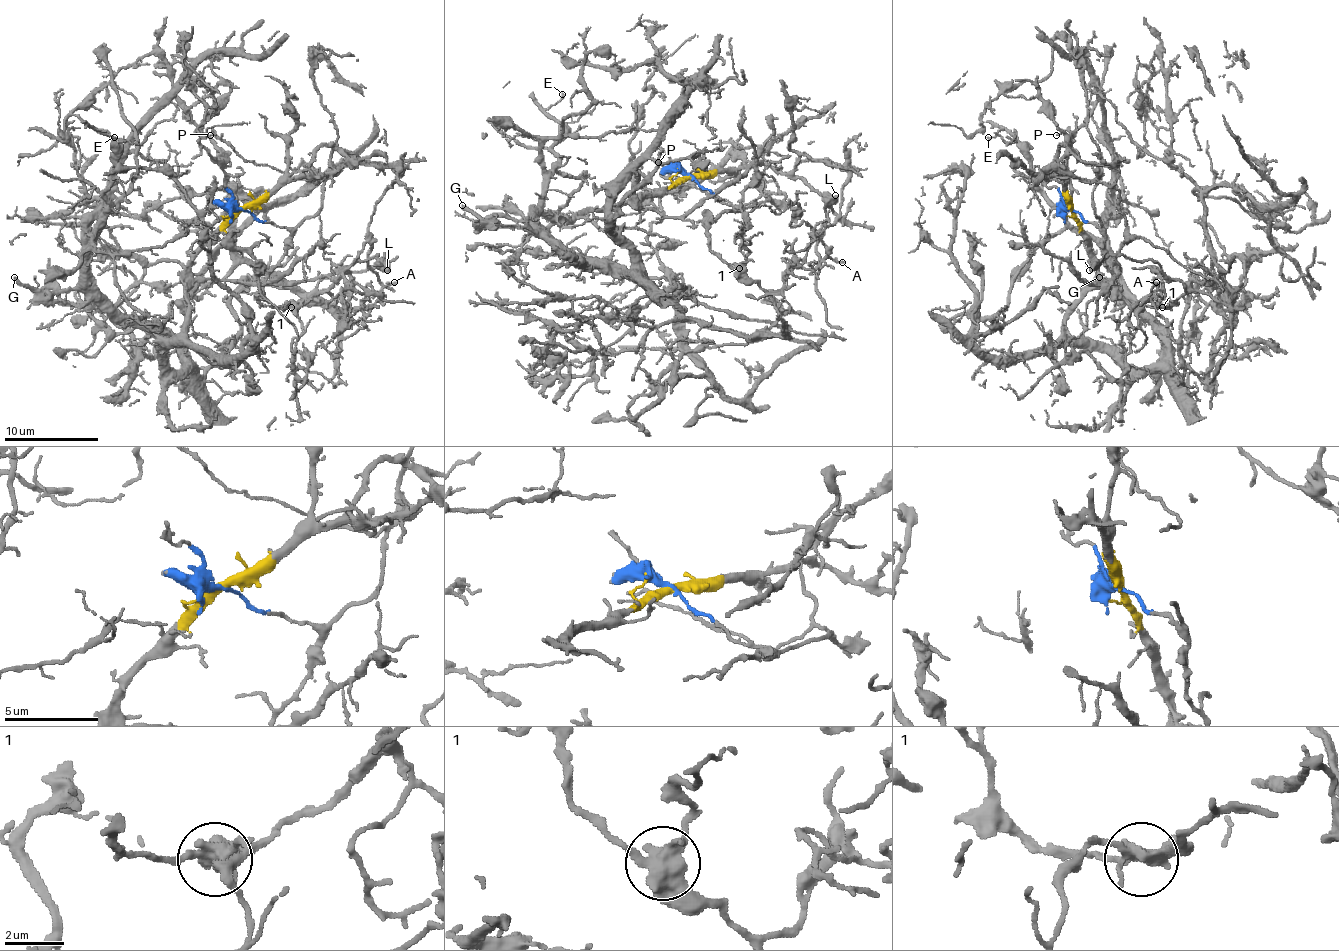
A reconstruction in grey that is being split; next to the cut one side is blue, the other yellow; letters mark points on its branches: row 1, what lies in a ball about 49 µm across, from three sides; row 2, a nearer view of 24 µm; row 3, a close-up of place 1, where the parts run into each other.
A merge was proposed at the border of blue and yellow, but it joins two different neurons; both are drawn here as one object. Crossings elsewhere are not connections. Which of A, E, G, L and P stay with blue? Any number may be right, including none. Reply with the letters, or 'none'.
A, L, P

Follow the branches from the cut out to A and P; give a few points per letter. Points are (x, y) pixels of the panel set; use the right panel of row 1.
A: (1070, 210), (1103, 232), (1105, 267), (1131, 305), (1166, 307), (1185, 290), (1162, 274), (1152, 290), (1157, 281)
P: (1070, 210), (1100, 227), (1093, 206), (1093, 187), (1089, 182), (1100, 175), (1082, 161), (1070, 133), (1056, 135)

